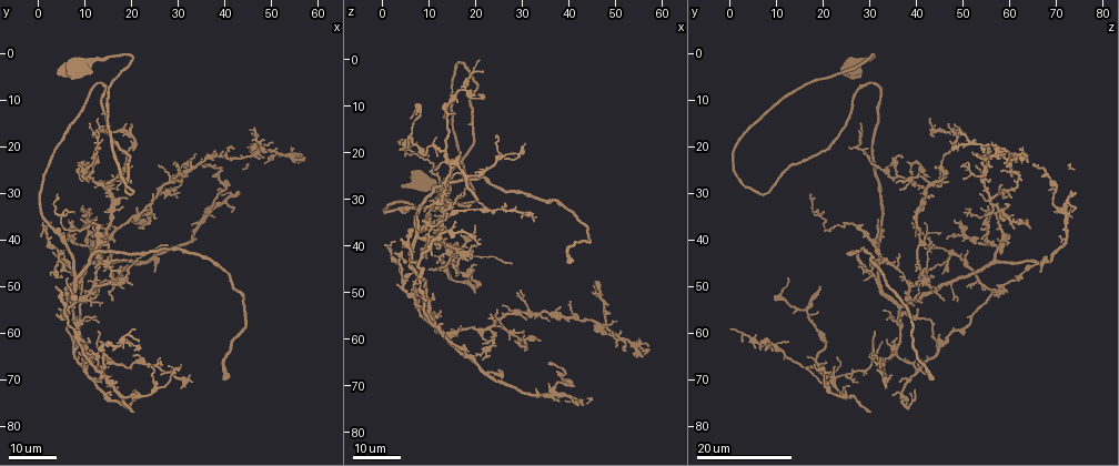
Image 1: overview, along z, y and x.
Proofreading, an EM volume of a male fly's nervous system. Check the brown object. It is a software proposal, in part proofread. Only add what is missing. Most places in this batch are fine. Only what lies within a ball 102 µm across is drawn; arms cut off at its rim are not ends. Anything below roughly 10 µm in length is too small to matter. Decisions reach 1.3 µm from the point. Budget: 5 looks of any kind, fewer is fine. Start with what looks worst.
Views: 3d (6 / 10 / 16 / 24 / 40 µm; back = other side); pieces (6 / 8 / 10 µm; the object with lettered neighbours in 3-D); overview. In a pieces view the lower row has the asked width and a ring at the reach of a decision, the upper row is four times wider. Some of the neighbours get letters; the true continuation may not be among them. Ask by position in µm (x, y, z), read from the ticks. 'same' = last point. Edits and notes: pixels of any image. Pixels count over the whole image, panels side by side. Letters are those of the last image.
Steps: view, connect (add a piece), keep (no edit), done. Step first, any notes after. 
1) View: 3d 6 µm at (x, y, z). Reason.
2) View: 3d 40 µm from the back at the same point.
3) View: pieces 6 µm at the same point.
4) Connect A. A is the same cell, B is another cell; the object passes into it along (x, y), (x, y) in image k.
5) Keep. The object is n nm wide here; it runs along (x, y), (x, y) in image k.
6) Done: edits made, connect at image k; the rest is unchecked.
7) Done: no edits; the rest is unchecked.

View: 3d 16 µm at (15.0, 31.0, 43.0). Thin end.

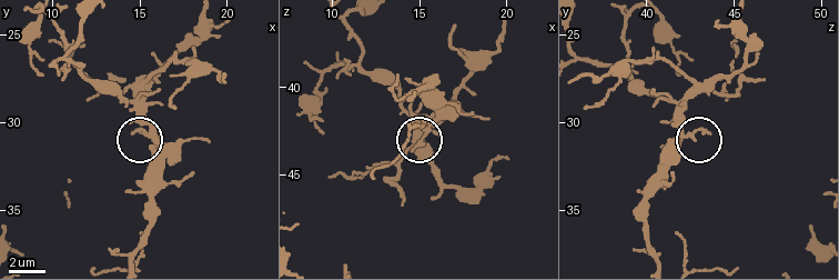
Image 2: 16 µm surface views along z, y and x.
View: pieces 6 µm at (14.5, 30.6, 43.5).

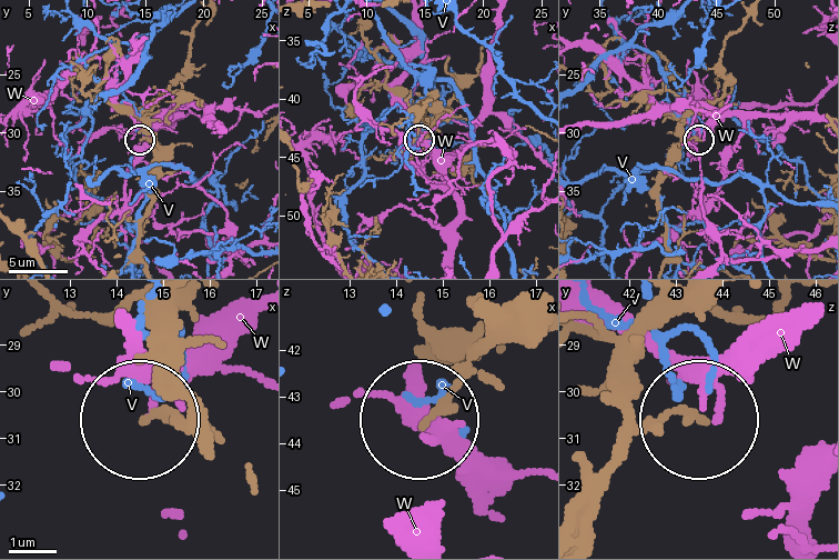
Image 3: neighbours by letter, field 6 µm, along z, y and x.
Keep. V and W are other cells; none of them fits.

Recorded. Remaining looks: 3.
View: 3d 24 µm at (20.5, 63.5, 8.0). Thin end.

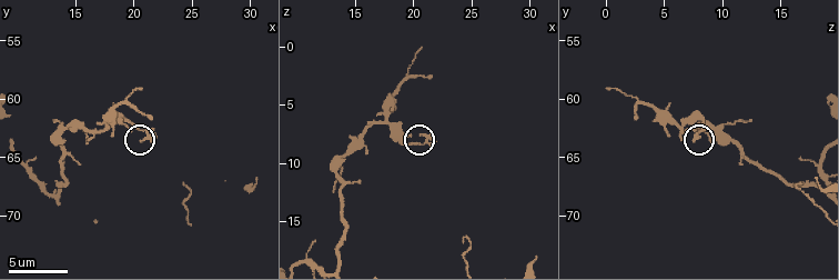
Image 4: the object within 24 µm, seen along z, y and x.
View: 3d 6 µm at (20.6, 63.4, 7.8).

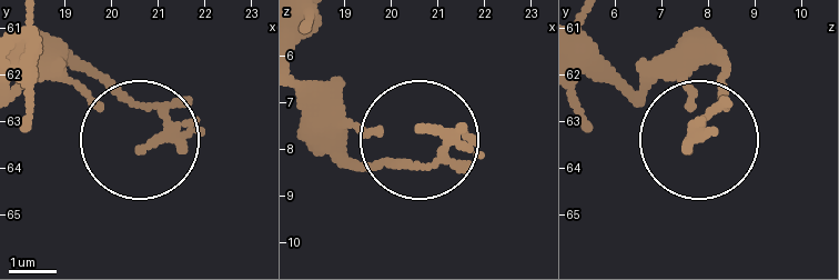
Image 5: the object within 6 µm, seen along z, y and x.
View: pieces 6 µm at (20.60, 63.55, 7.55).

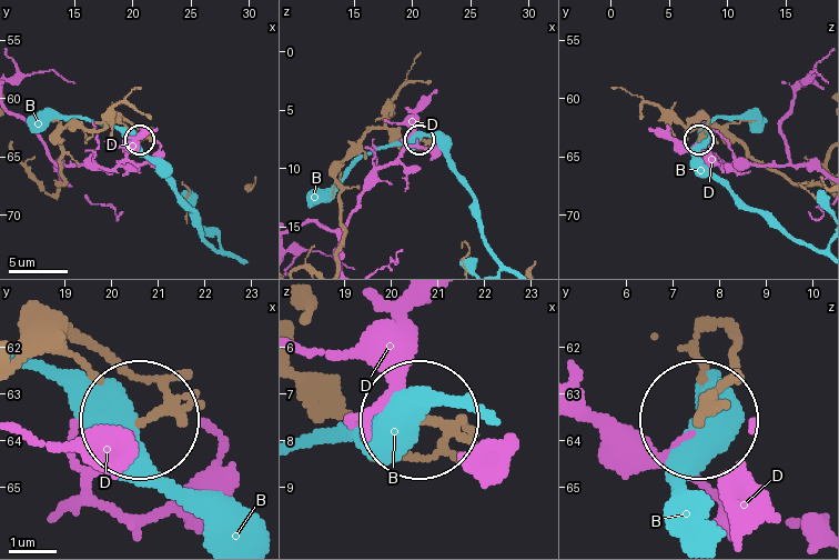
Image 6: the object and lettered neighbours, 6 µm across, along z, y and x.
Keep. B and D are other cells; it runs along (27, 349), (74, 337), (145, 377), (158, 392), (138, 417) in image 6; none of them fits.

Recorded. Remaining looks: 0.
Done: no edits; the rest is unchecked.

